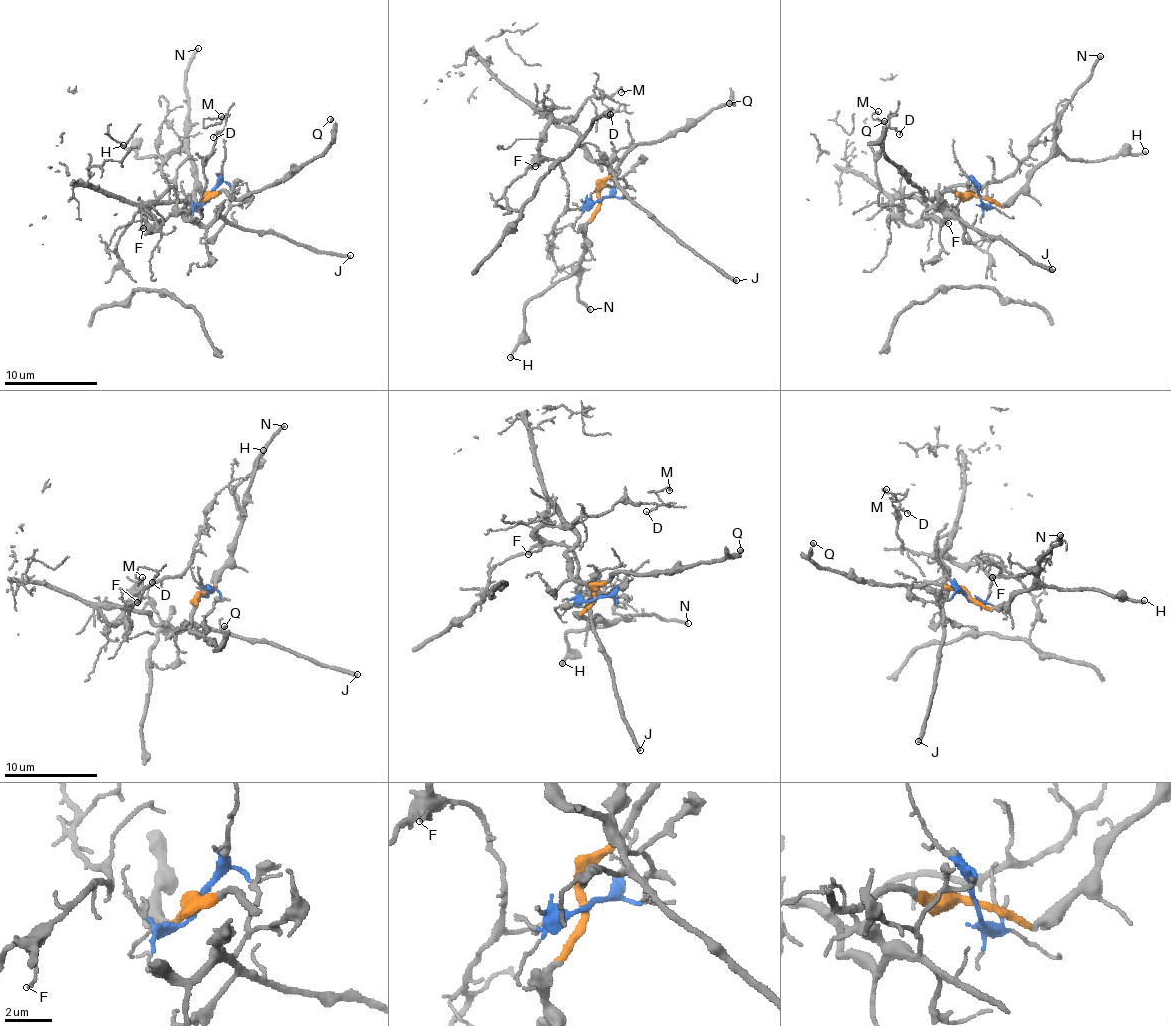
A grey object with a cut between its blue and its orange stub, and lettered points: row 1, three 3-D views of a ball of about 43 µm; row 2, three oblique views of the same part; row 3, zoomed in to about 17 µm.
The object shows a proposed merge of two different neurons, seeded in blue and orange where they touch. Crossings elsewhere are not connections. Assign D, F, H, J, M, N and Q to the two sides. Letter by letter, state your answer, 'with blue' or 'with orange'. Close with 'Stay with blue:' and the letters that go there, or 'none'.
D: with blue
F: with blue
H: with orange
J: with blue
M: with blue
N: with orange
Q: with orange
Stay with blue: D, F, J, M

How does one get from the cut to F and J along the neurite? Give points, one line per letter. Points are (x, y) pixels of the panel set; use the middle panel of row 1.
F: (600, 198), (624, 195), (626, 184), (576, 144), (572, 122), (553, 121), (548, 126), (539, 163), (534, 165)
J: (600, 198), (624, 195), (626, 184), (618, 179), (638, 205), (686, 245), (737, 281)

